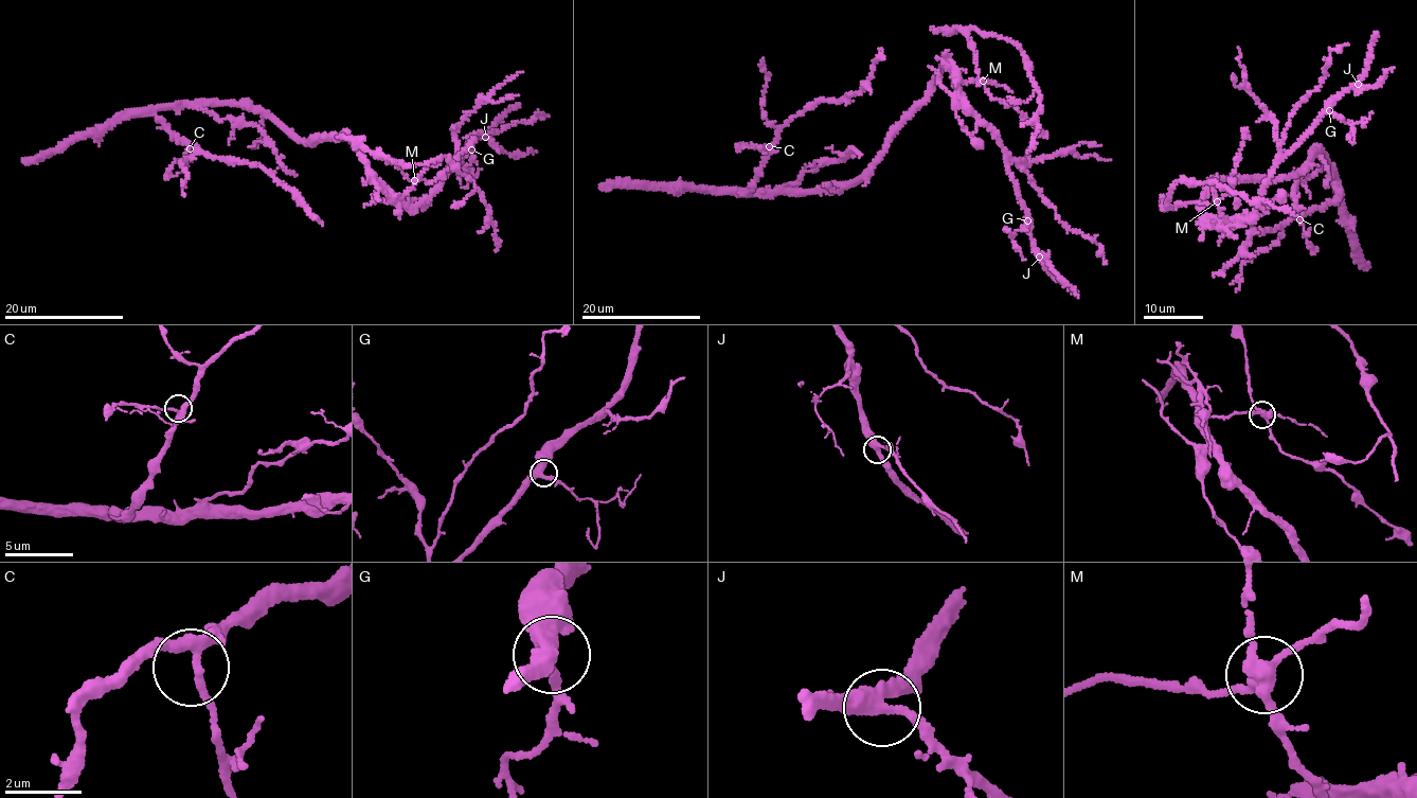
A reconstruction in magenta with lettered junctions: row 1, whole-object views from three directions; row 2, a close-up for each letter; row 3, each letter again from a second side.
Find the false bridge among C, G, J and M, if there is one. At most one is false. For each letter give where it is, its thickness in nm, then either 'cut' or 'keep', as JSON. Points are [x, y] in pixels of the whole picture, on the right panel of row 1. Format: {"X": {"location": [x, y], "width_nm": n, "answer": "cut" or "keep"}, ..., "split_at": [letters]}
{"C": {"location": [1299, 219], "width_nm": 280, "answer": "keep"}, "G": {"location": [1329, 110], "width_nm": 400, "answer": "keep"}, "J": {"location": [1358, 84], "width_nm": 360, "answer": "keep"}, "M": {"location": [1217, 201], "width_nm": 360, "answer": "keep"}, "split_at": []}

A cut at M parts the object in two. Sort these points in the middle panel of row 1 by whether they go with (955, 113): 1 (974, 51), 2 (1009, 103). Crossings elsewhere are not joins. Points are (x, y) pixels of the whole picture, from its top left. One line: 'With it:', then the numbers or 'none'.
With it: none

